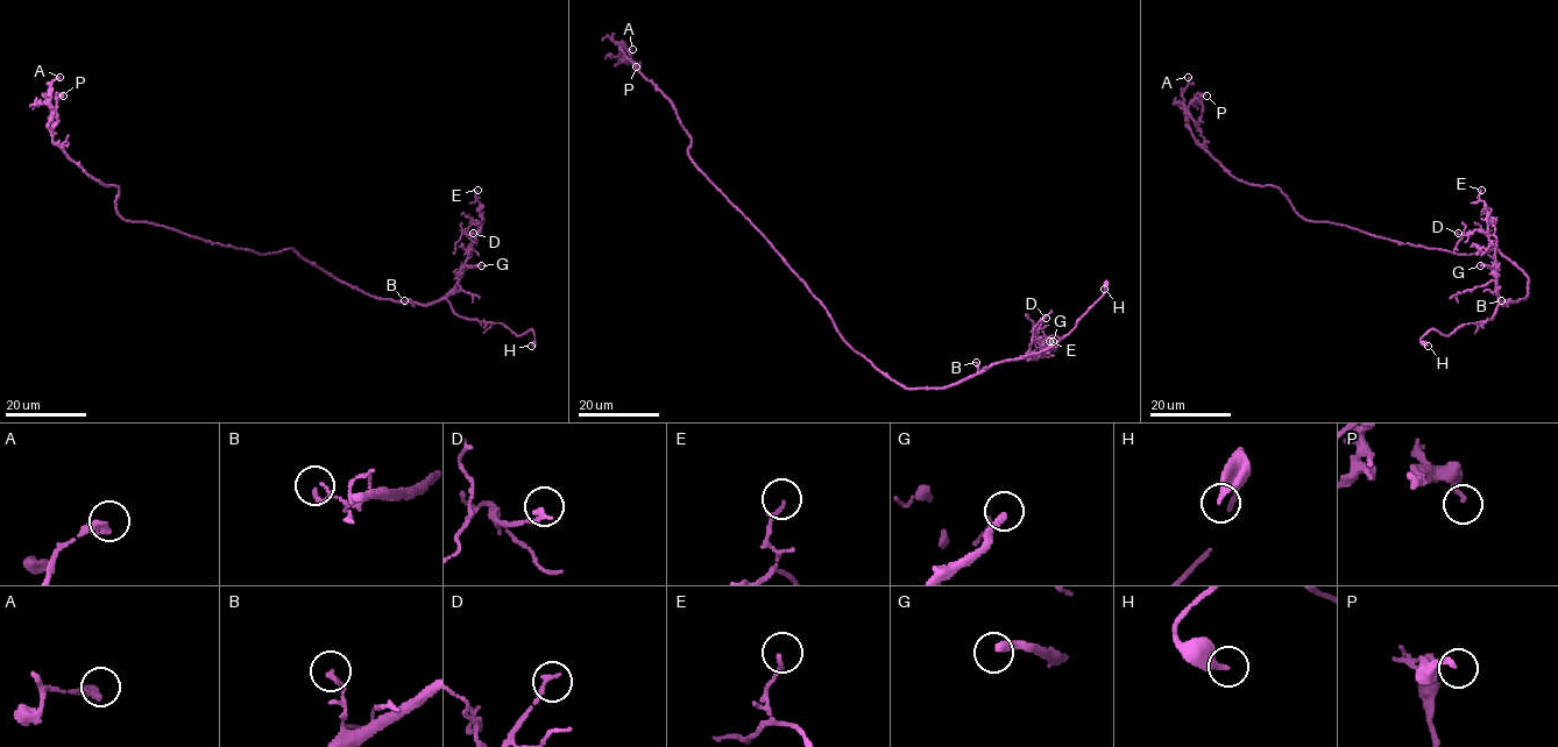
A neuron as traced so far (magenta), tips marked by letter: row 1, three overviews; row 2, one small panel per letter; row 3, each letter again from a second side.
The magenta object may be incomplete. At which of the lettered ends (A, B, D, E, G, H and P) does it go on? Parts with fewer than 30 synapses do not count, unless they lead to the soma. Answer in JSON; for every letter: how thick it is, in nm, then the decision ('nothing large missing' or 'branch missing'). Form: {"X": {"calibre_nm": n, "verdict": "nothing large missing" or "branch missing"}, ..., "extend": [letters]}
{"A": {"calibre_nm": 280, "verdict": "nothing large missing"}, "B": {"calibre_nm": 180, "verdict": "nothing large missing"}, "D": {"calibre_nm": 160, "verdict": "nothing large missing"}, "E": {"calibre_nm": 150, "verdict": "nothing large missing"}, "G": {"calibre_nm": 300, "verdict": "branch missing"}, "H": {"calibre_nm": 240, "verdict": "branch missing"}, "P": {"calibre_nm": 190, "verdict": "nothing large missing"}, "extend": ["G", "H"]}

